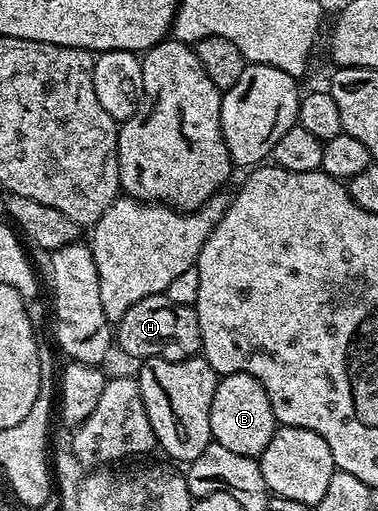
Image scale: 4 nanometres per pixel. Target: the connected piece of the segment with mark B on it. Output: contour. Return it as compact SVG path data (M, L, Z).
M243 372L223 376L212 394L210 411L210 435L213 443L232 450L235 454L244 454L255 458L261 457L262 451L272 442L276 431L276 421L272 402L256 378Z

